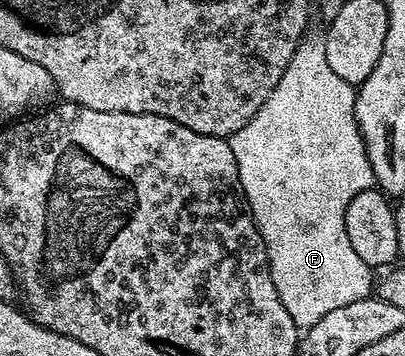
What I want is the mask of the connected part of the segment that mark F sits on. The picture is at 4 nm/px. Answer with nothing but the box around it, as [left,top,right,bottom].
[228,33,375,328]

